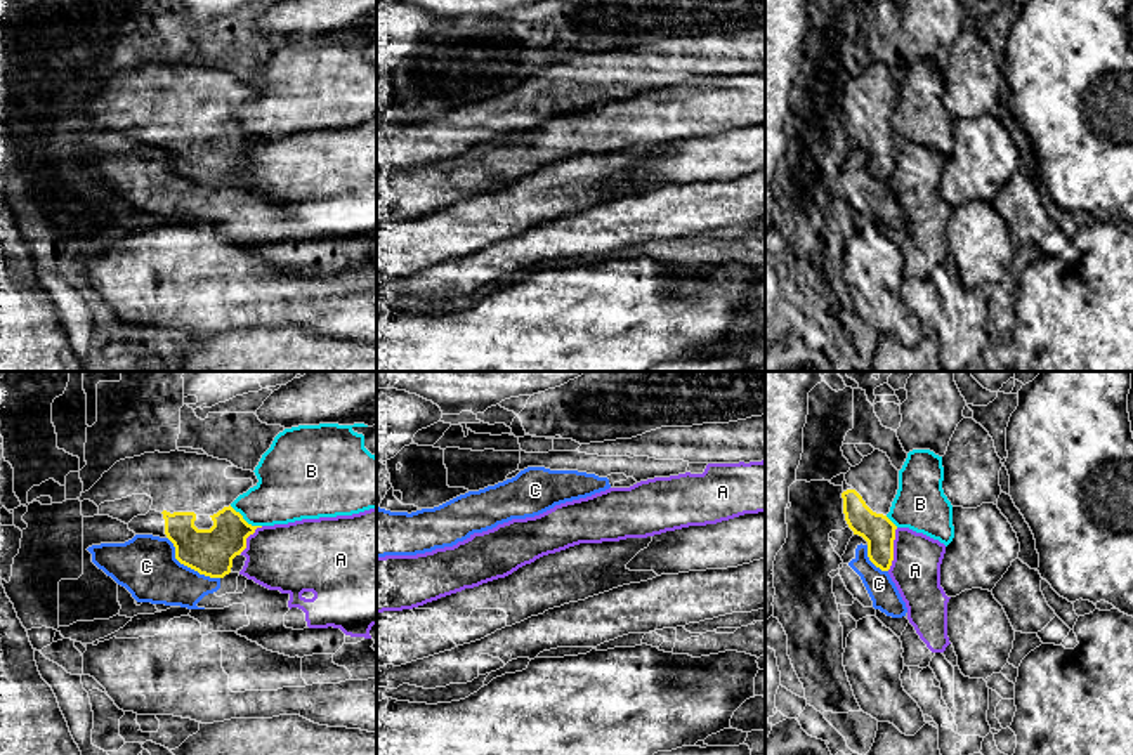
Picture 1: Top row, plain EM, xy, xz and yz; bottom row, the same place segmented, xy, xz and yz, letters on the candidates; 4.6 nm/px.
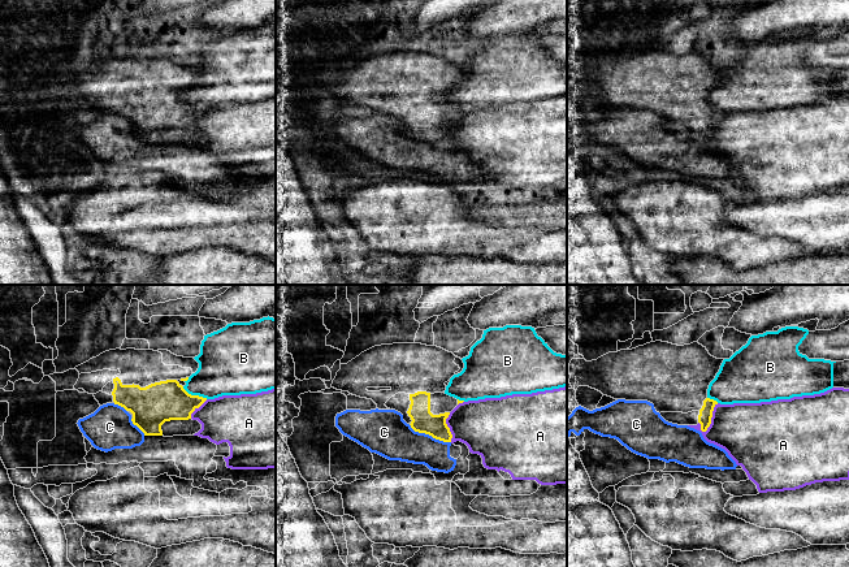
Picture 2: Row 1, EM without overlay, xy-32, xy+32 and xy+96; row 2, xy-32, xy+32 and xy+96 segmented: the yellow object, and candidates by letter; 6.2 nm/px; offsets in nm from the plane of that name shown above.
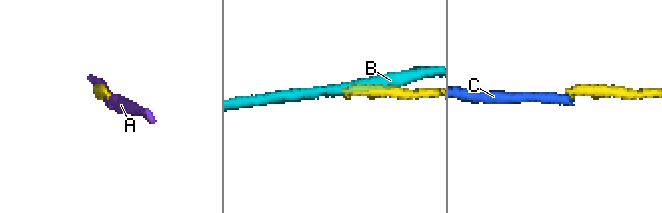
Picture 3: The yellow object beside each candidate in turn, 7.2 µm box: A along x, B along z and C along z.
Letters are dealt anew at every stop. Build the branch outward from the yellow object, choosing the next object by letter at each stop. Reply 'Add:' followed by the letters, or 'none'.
Add: none

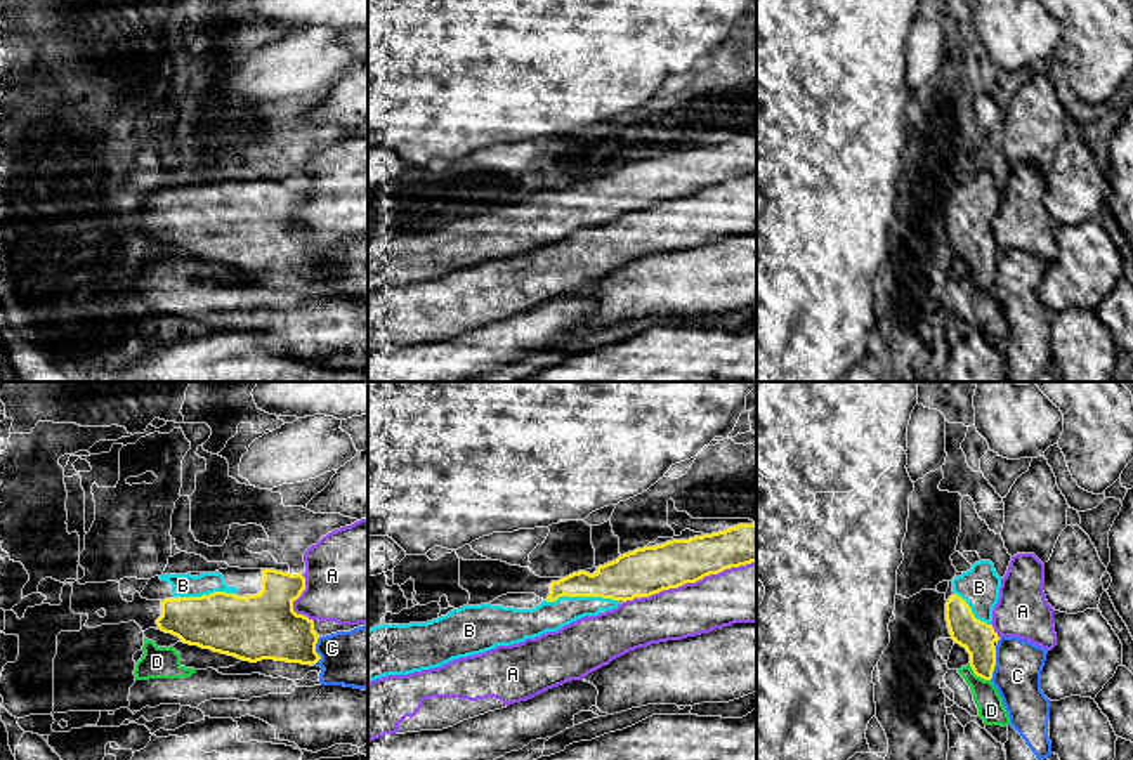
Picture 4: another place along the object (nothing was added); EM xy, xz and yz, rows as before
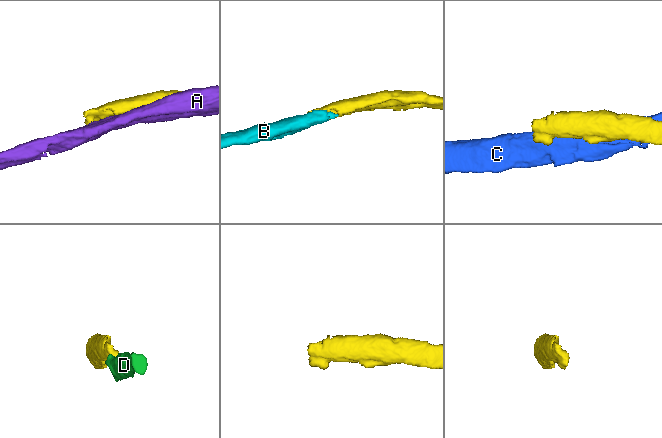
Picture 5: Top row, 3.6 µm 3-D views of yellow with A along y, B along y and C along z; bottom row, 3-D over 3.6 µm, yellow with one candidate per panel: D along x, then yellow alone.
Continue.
Add: B

